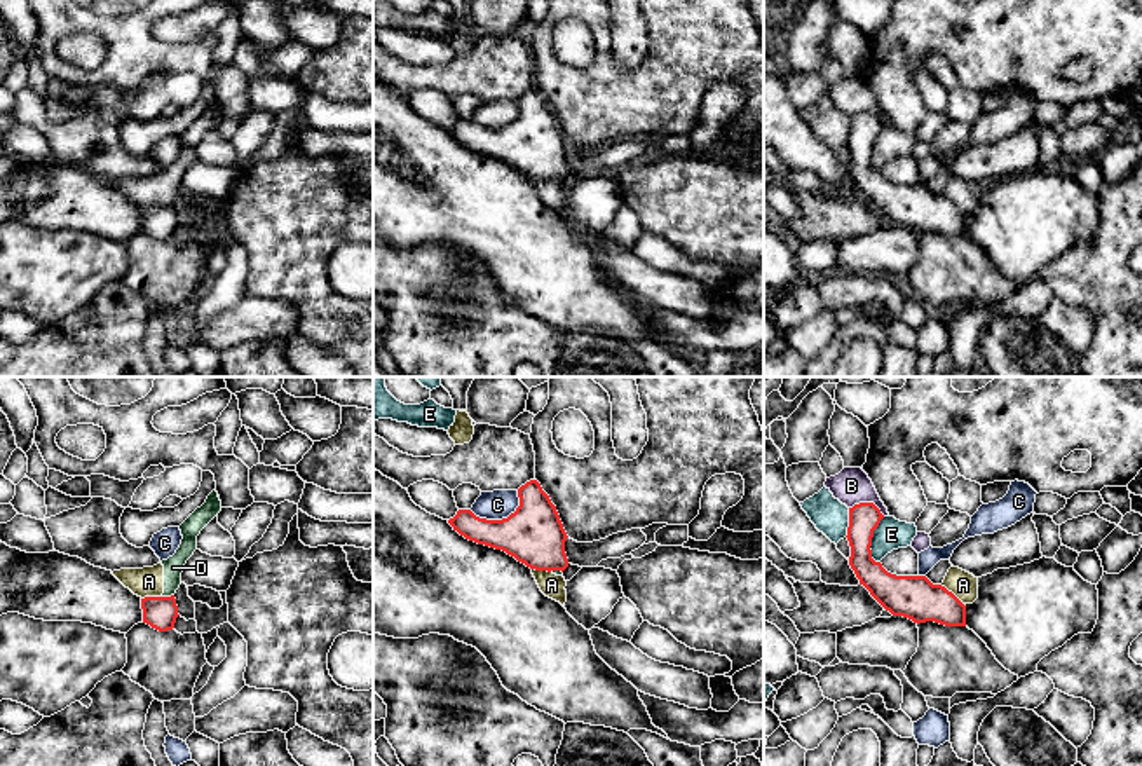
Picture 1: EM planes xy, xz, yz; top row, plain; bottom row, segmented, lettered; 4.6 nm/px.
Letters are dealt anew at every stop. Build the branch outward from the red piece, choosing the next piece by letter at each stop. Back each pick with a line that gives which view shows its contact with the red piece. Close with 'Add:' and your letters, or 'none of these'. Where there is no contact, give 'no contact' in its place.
Add: none of these

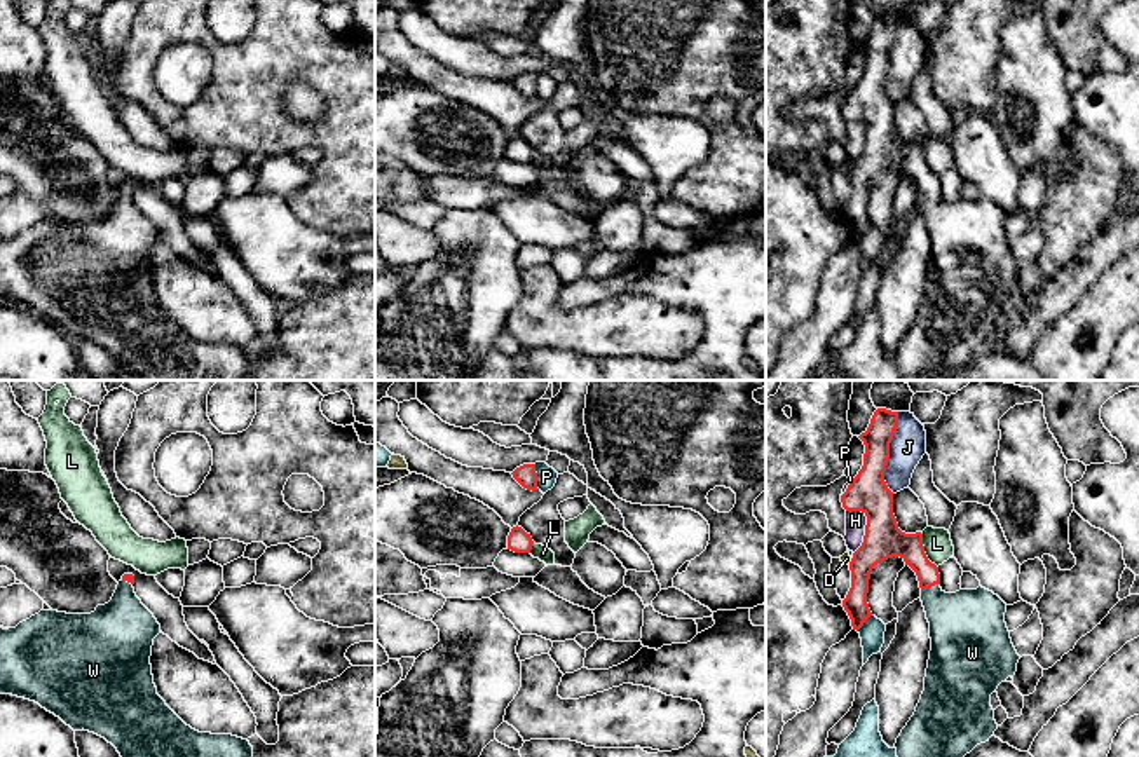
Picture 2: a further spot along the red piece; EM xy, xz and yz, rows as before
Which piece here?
W: yz
Add: W

